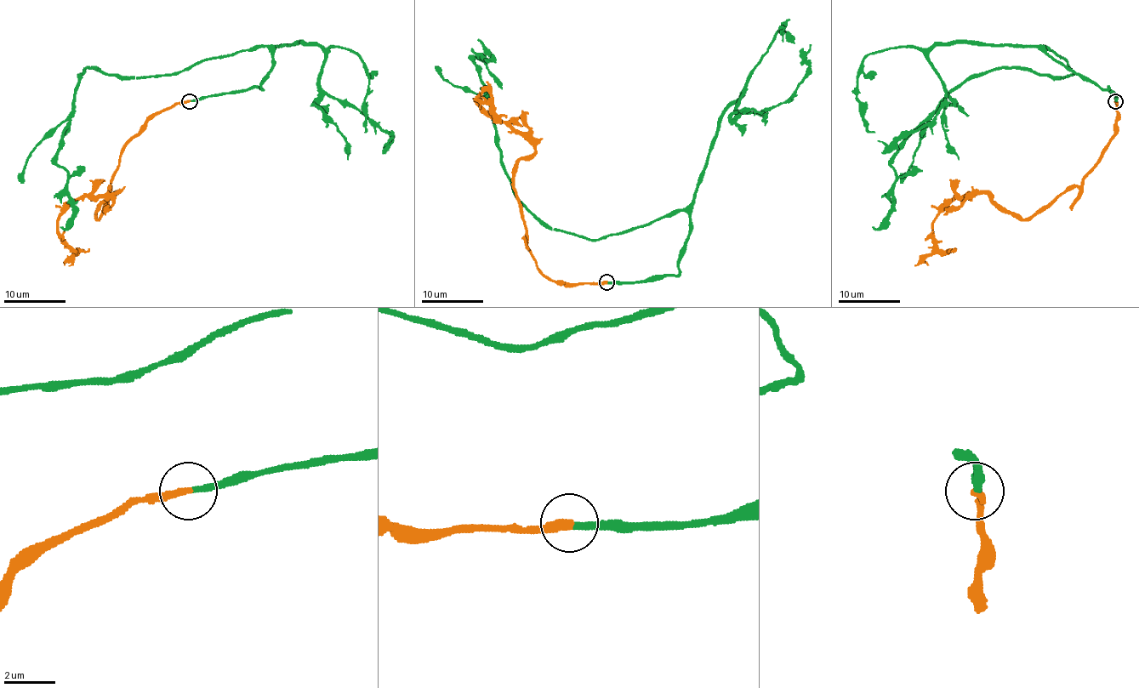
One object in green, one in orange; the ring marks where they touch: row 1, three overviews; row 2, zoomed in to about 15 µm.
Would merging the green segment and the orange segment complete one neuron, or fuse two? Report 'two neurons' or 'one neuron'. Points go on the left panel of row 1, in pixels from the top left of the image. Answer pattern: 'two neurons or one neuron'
one neuron

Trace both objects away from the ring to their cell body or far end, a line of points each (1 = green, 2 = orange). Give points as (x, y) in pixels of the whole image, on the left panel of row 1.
1: (190, 100), (262, 88), (272, 55), (257, 46), (148, 77), (85, 70), (57, 156), (72, 213), (59, 226)
2: (189, 100), (157, 111), (125, 145), (97, 218), (117, 194), (82, 196), (59, 220), (69, 265)

